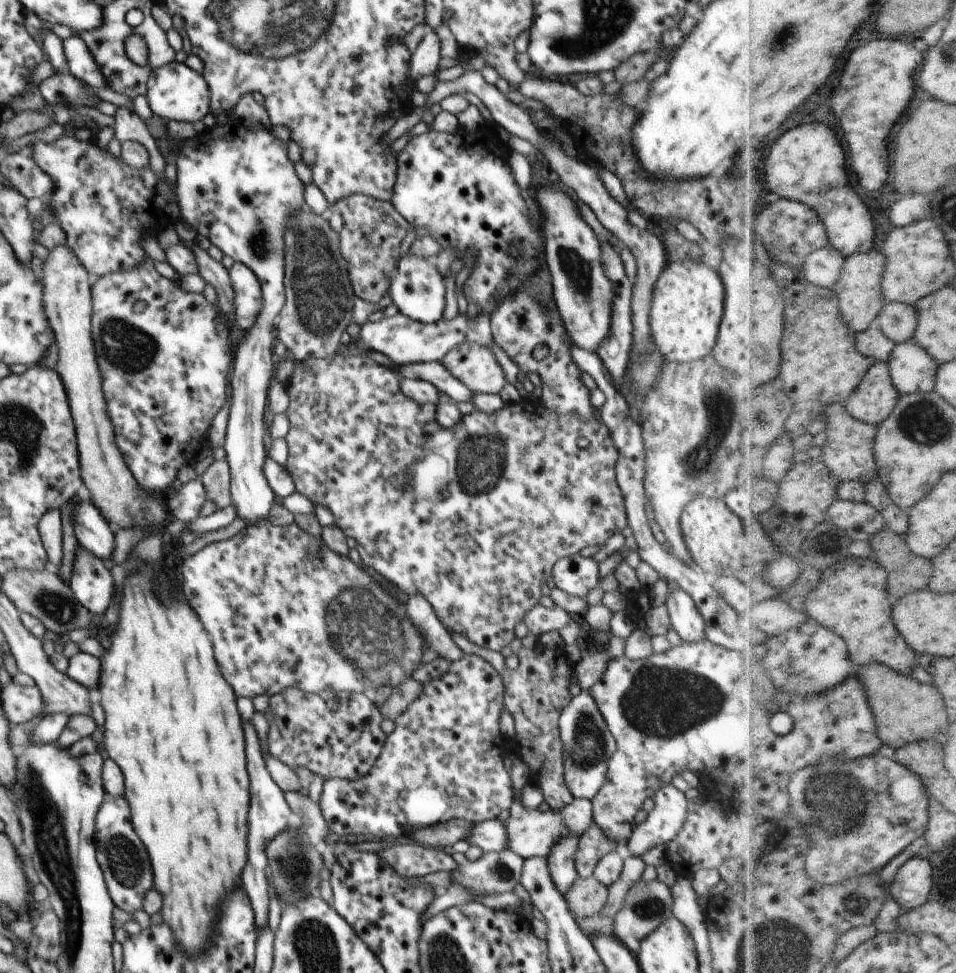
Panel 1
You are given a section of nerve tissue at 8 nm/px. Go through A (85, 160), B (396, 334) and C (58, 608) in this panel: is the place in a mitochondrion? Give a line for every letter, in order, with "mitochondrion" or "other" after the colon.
A: mitochondrion
B: other
C: mitochondrion

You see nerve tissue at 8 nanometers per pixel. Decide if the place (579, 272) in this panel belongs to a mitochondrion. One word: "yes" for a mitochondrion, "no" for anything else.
yes

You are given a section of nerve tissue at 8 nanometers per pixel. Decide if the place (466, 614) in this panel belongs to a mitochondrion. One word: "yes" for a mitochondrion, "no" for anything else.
no

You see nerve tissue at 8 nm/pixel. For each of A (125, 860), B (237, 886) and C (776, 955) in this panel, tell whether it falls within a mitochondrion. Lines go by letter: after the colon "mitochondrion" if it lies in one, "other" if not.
A: mitochondrion
B: other
C: mitochondrion

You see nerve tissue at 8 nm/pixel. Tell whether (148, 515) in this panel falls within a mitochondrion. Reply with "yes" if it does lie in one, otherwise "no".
yes

